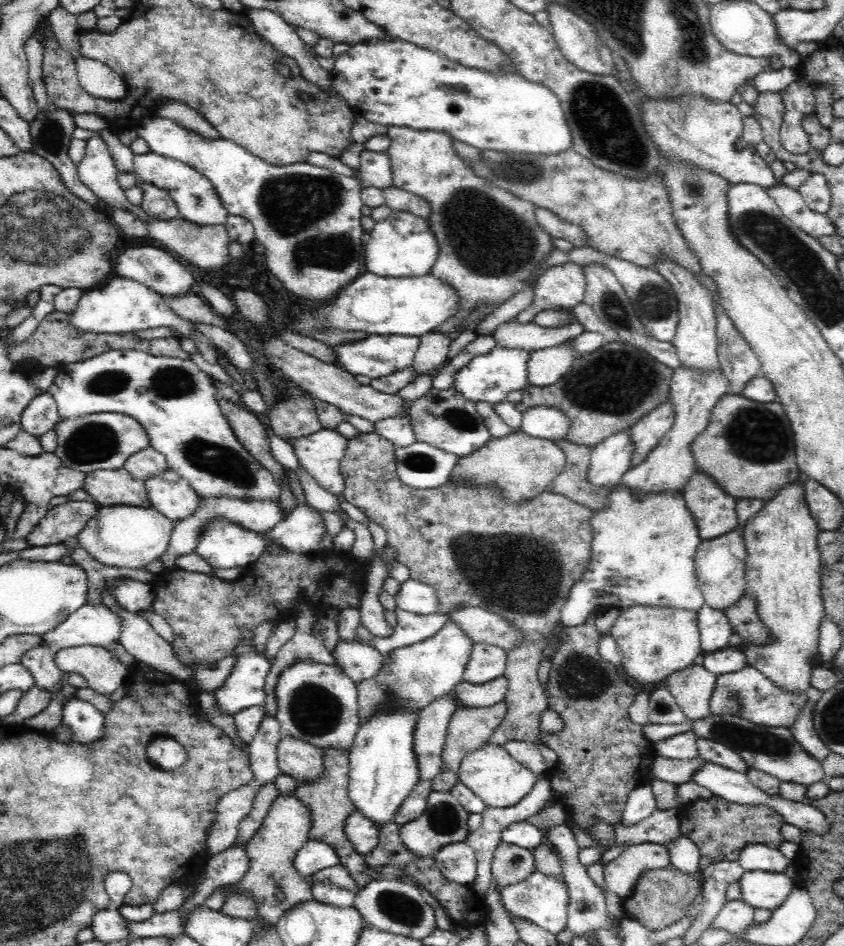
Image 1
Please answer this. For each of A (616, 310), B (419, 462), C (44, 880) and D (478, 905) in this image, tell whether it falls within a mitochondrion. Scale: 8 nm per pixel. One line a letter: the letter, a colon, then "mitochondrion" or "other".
A: mitochondrion
B: mitochondrion
C: mitochondrion
D: other

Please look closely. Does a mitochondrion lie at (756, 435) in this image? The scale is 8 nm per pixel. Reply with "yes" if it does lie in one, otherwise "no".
yes

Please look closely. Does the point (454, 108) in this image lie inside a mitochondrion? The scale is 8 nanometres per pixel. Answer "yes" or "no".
no

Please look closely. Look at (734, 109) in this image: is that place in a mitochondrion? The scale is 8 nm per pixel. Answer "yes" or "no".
no

